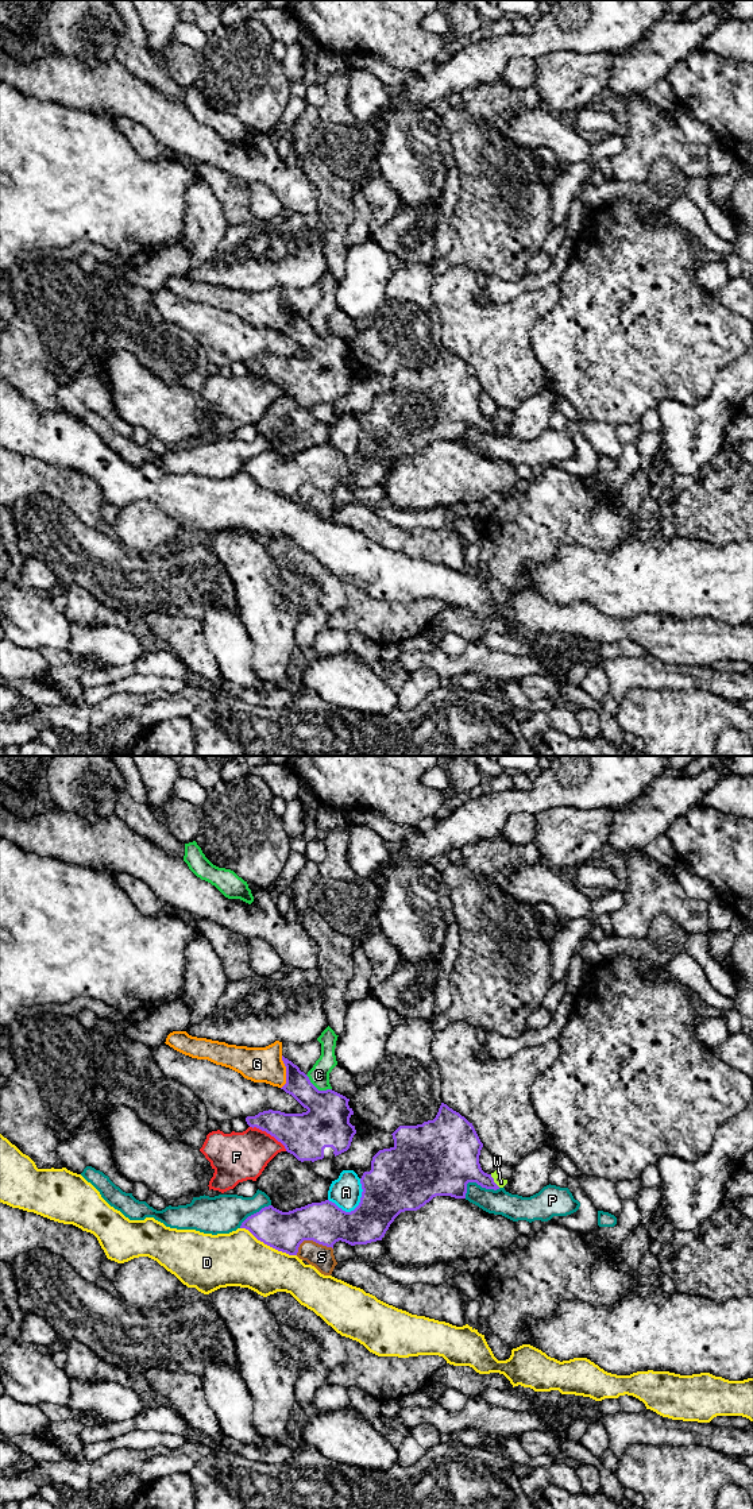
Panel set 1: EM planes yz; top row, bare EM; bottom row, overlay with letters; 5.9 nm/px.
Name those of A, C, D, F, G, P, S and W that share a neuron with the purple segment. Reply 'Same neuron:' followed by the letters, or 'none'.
Same neuron: none

